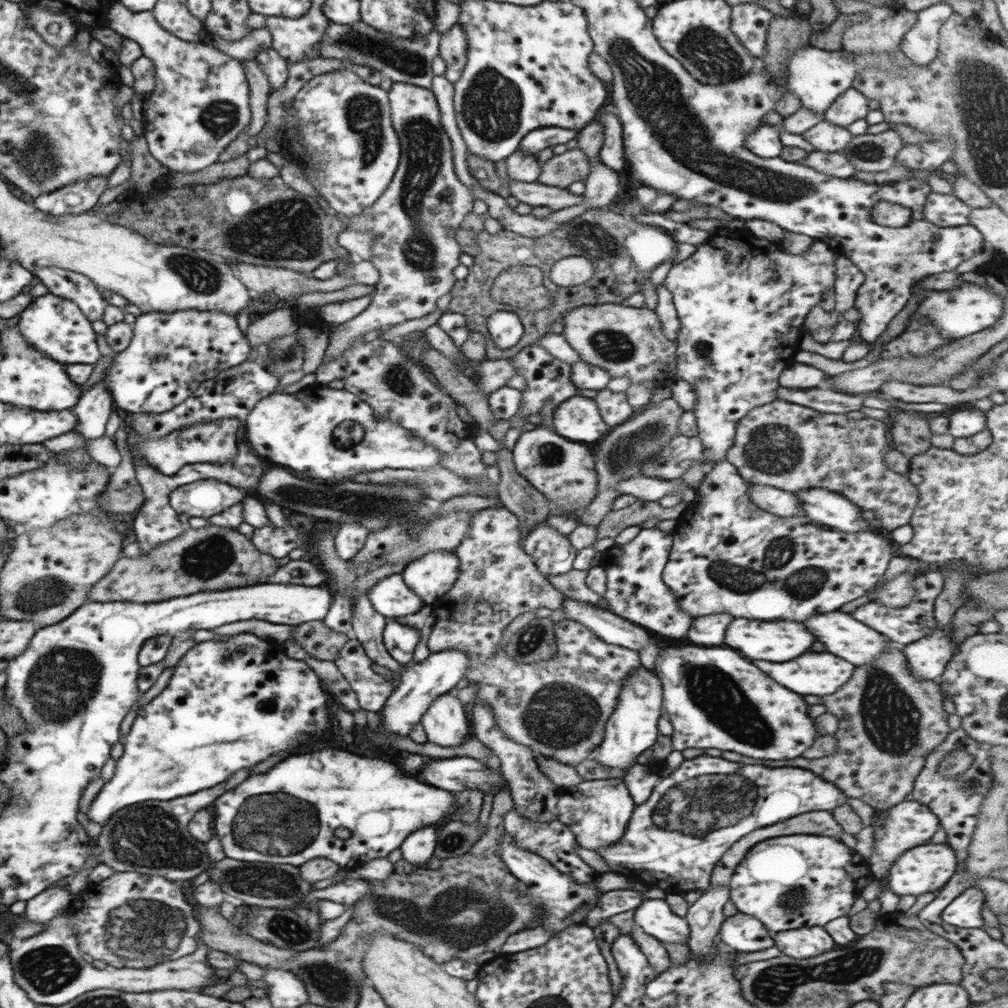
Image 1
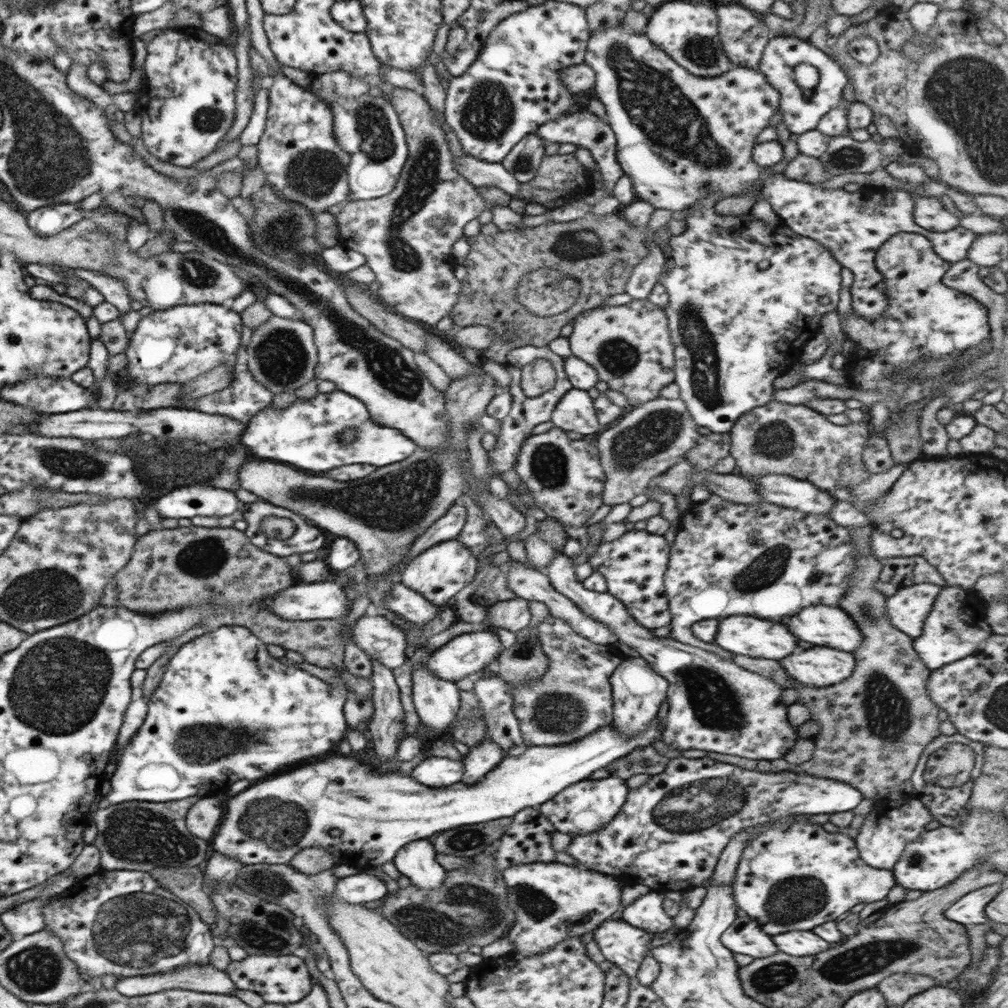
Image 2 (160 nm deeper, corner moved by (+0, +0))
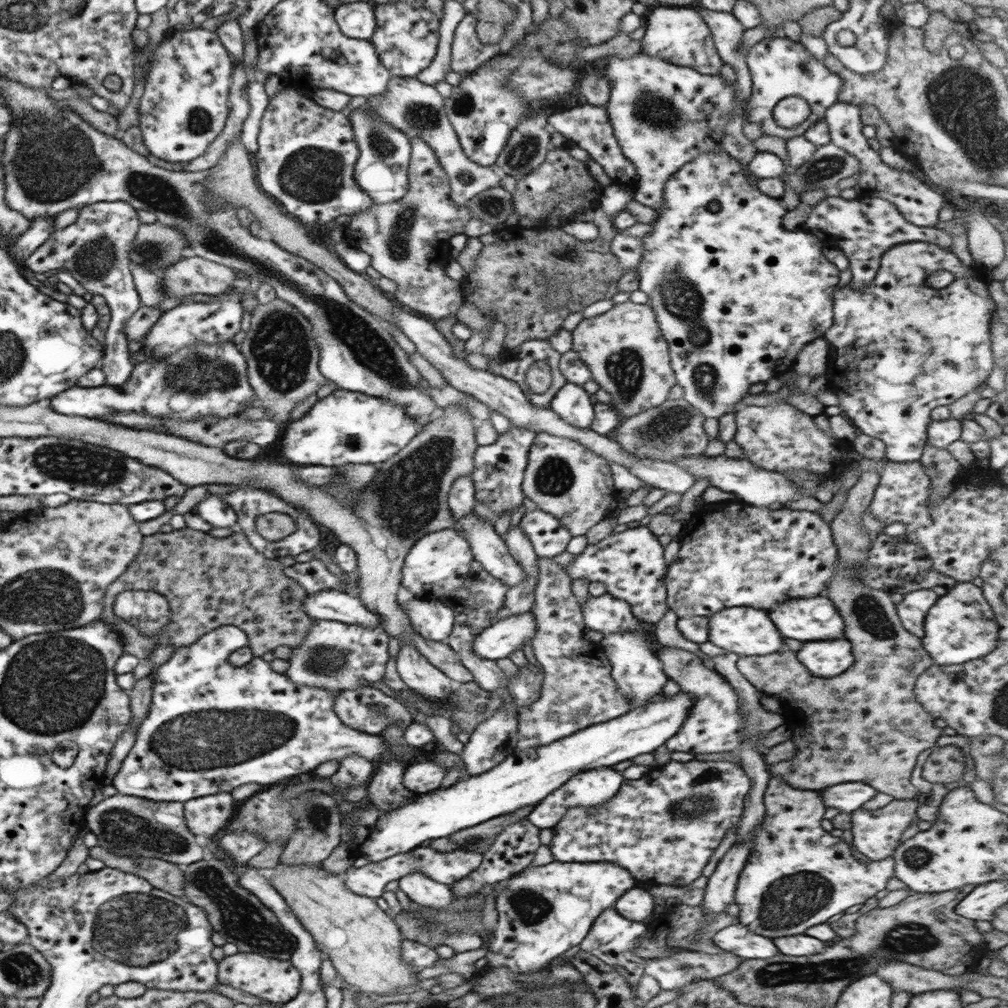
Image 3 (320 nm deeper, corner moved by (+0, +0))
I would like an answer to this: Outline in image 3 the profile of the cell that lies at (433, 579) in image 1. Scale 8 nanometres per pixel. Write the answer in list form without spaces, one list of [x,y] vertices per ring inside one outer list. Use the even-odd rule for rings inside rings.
[[[442,529],[419,538],[408,551],[402,567],[401,585],[417,598],[440,599],[463,585],[474,560],[470,543],[455,529]]]

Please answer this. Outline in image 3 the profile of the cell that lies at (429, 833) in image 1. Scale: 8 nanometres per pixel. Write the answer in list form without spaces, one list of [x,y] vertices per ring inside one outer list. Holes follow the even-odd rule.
[[[410,873],[398,880],[409,900],[428,909],[446,909],[453,900],[451,886],[440,884],[424,873]]]

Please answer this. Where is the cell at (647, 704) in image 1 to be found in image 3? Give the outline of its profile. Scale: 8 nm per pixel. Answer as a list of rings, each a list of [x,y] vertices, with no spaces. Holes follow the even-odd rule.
[[[644,625],[643,631],[620,631],[605,635],[600,643],[604,656],[611,662],[612,678],[619,691],[629,700],[629,710],[645,707],[662,692],[667,676],[662,668],[661,660],[655,650],[652,650],[650,641],[654,640],[651,627]]]

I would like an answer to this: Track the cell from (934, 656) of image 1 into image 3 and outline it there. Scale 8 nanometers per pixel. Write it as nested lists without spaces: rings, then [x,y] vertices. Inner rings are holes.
[[[957,582],[946,594],[938,597],[930,607],[924,623],[925,635],[921,638],[924,650],[930,653],[936,665],[964,664],[990,654],[996,648],[1000,625],[995,619],[982,587],[968,582]]]

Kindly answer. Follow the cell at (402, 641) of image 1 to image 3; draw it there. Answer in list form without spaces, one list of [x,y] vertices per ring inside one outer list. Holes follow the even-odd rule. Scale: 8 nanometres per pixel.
[[[313,619],[313,625],[306,633],[306,640],[292,649],[292,655],[287,659],[288,669],[285,675],[290,682],[294,684],[303,684],[306,686],[317,686],[325,688],[330,692],[342,692],[345,690],[354,690],[360,687],[368,687],[372,682],[380,682],[384,676],[386,662],[390,660],[388,655],[388,642],[391,636],[381,627],[369,626],[364,628],[358,624],[344,624],[335,620]]]

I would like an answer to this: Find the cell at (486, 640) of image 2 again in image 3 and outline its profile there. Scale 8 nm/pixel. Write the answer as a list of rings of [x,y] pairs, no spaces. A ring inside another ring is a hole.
[[[530,610],[492,623],[484,632],[476,636],[472,649],[483,659],[496,661],[500,658],[508,658],[515,650],[522,650],[524,645],[531,643],[534,639],[537,639],[537,620]]]

